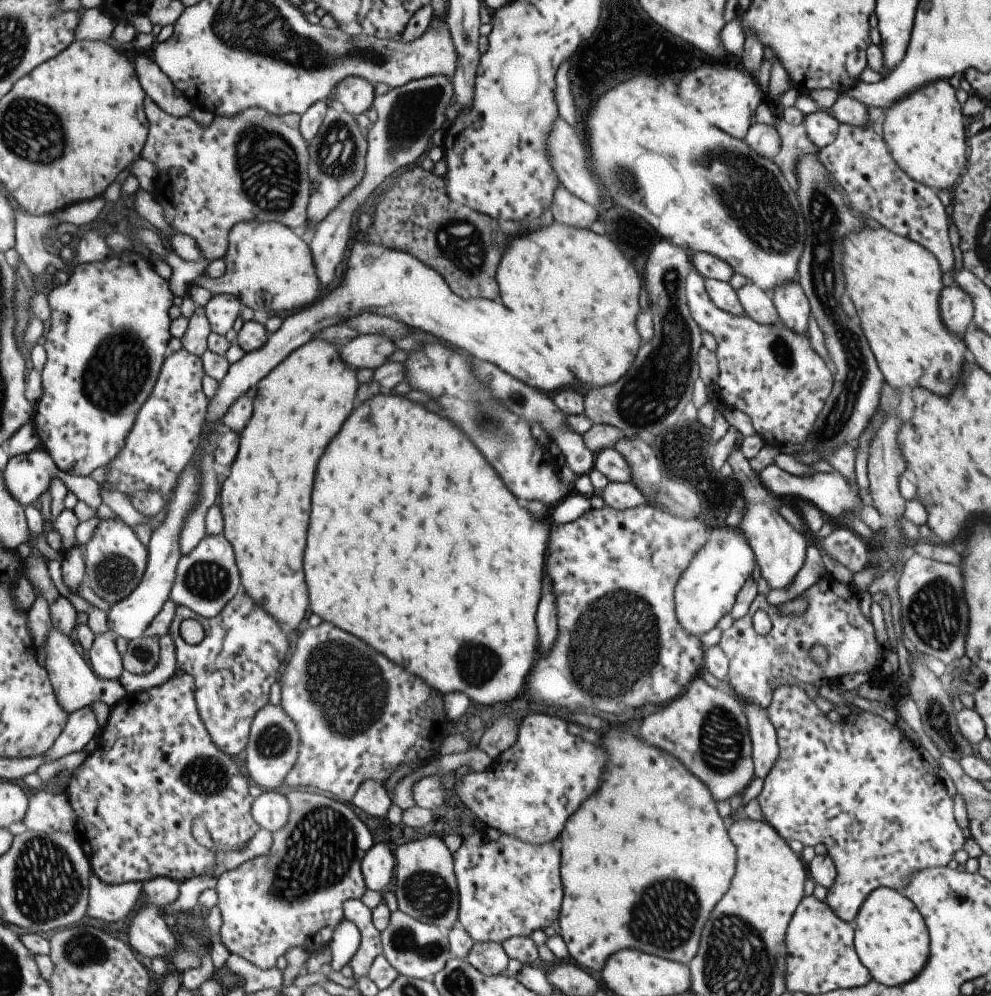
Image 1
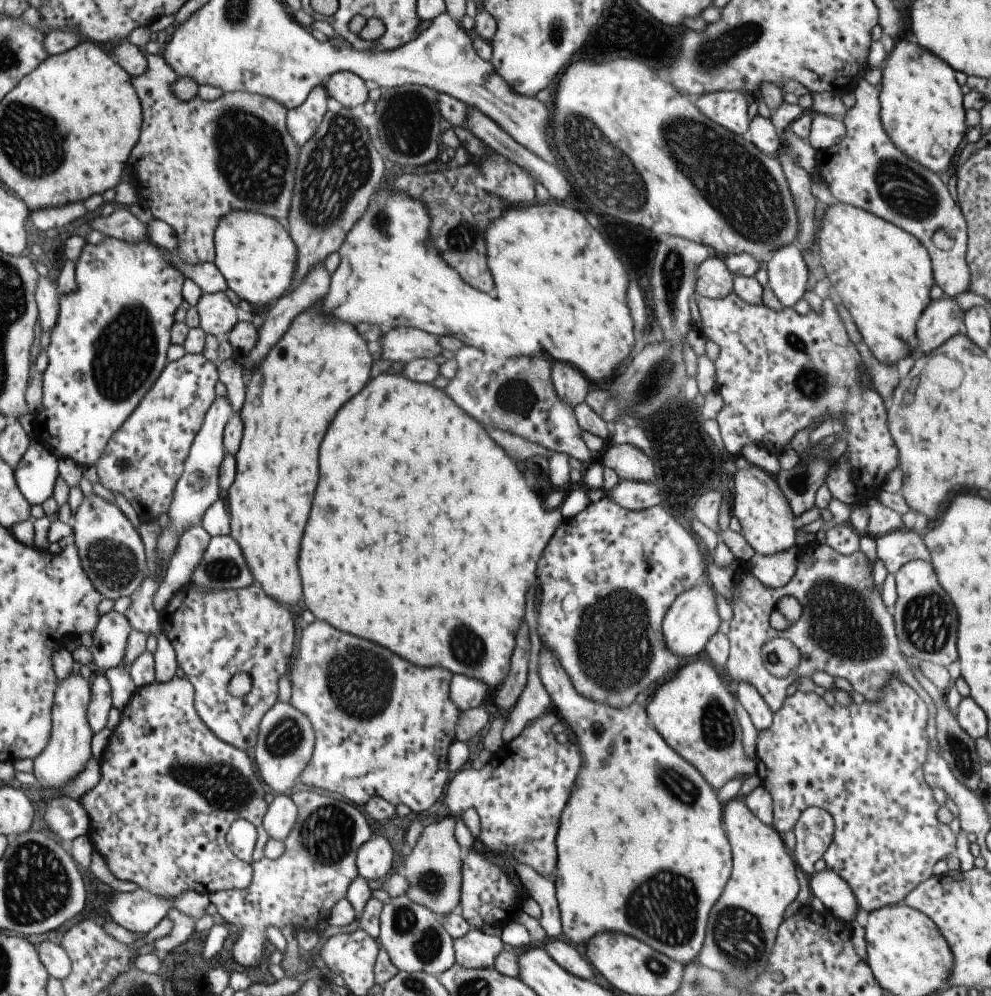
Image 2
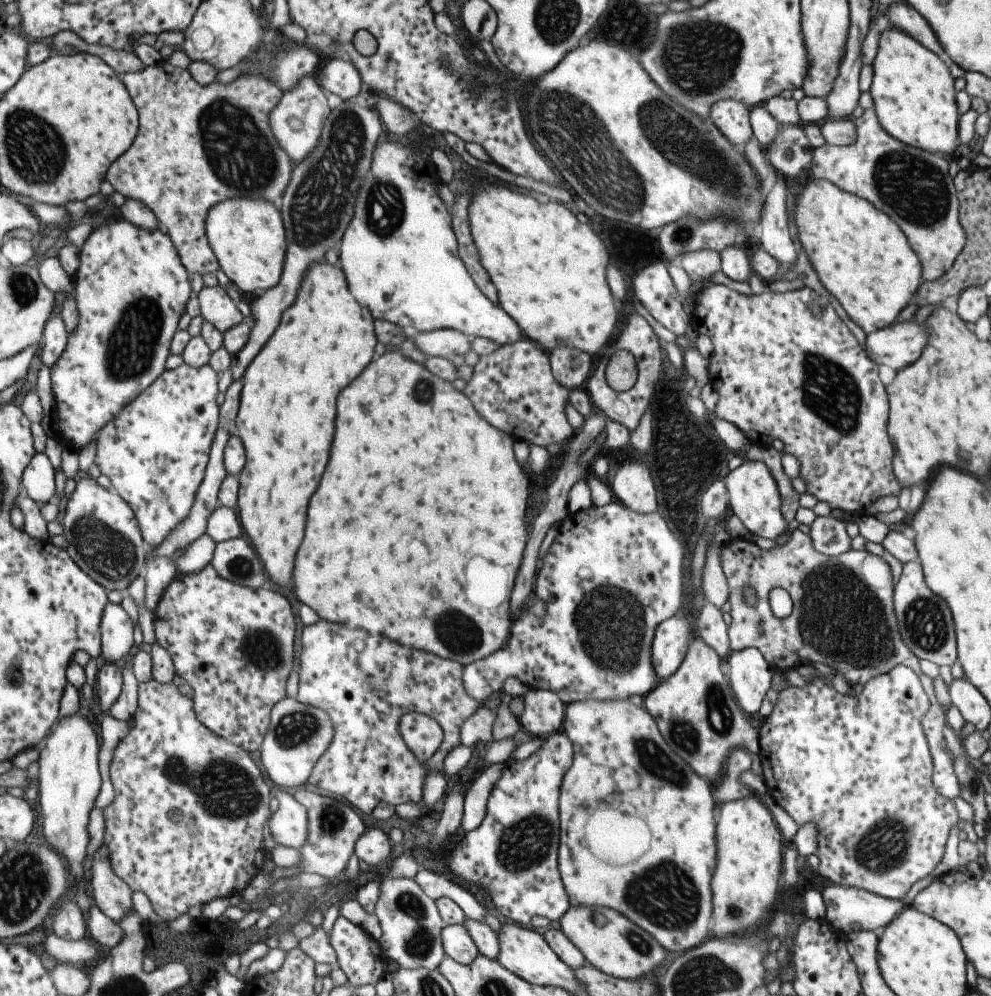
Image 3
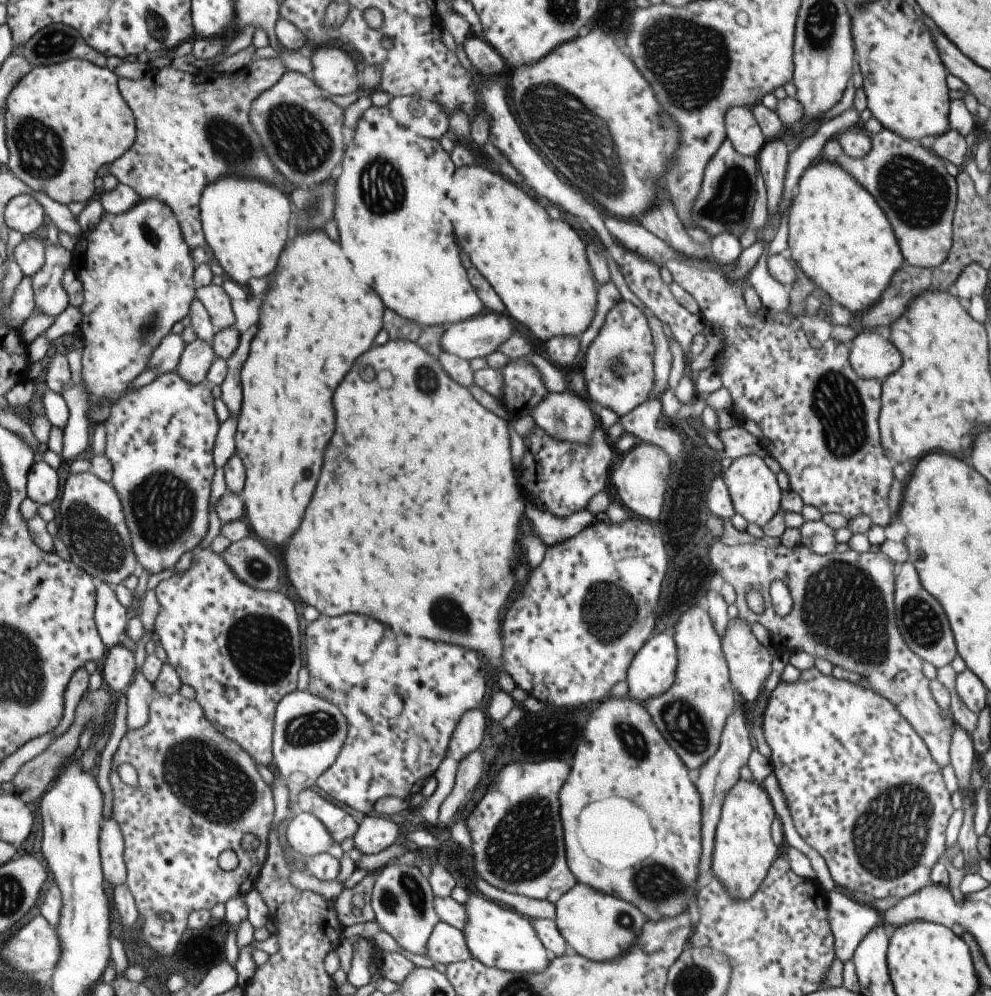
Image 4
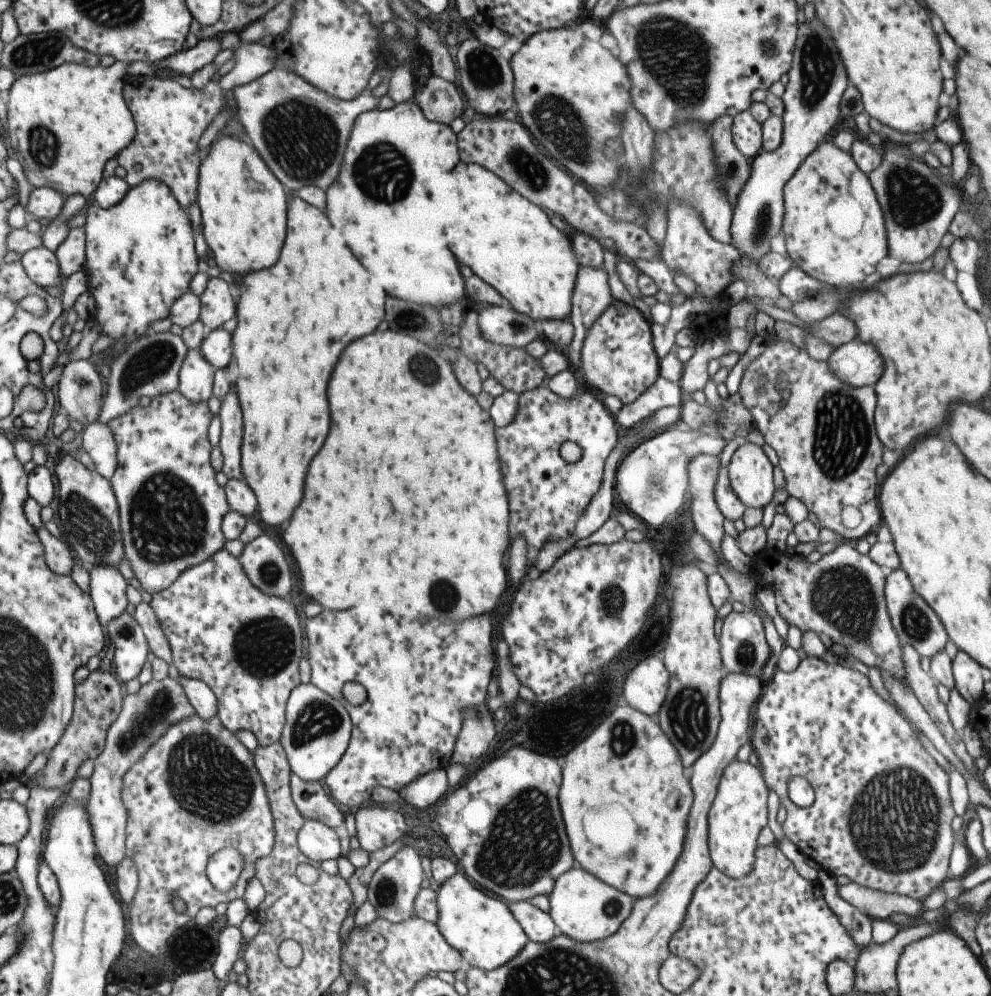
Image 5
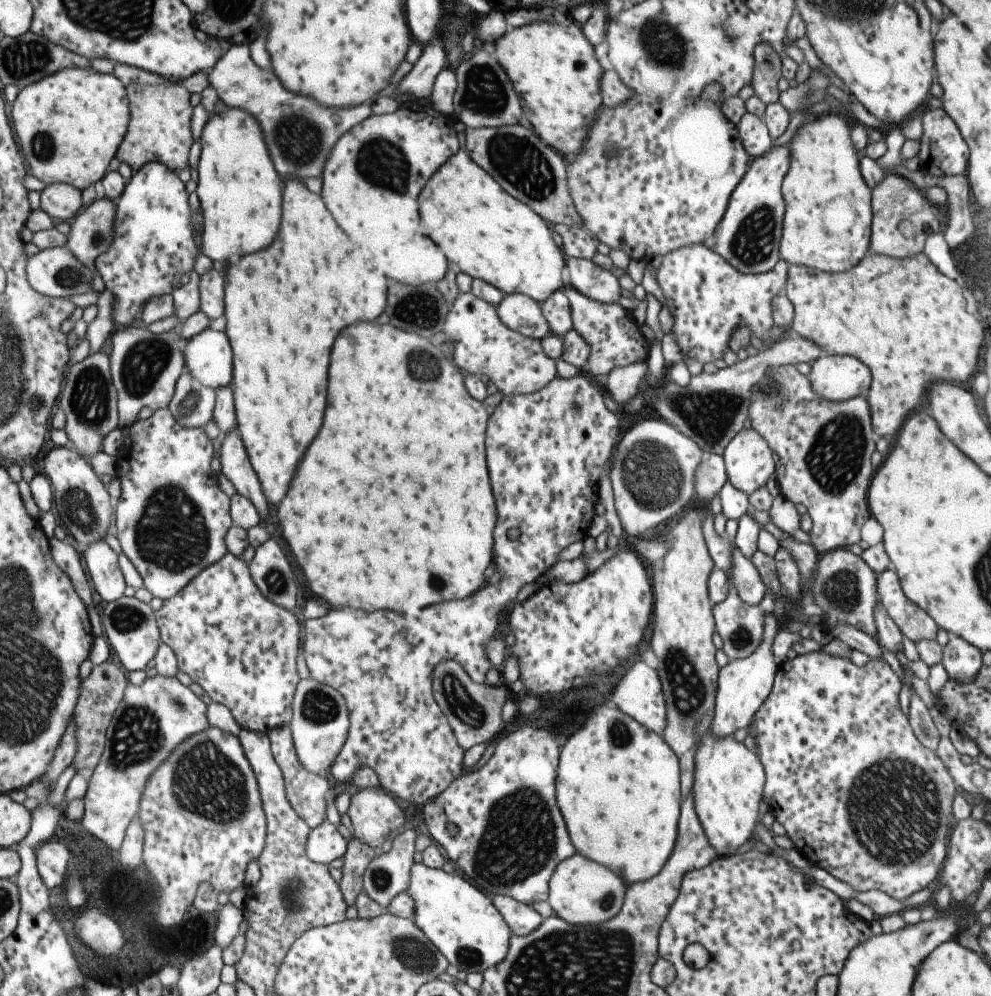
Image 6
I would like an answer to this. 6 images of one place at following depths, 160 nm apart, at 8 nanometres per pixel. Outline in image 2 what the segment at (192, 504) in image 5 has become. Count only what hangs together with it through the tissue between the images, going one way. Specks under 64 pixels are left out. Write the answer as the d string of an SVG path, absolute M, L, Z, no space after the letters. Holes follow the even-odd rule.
M185 353L181 358L165 364L151 389L141 398L139 405L127 416L119 430L111 434L103 454L95 462L94 468L101 486L113 494L121 494L141 520L154 520L159 514L169 510L173 488L183 471L183 460L187 457L197 430L201 428L207 408L215 398L214 386L218 380L216 366L217 364L205 360L201 353Z

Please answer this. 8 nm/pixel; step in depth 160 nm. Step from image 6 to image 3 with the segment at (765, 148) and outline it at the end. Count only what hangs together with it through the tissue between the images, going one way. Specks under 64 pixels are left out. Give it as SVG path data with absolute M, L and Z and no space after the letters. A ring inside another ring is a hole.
M731 99L718 100L709 110L710 121L732 145L742 147L751 138L749 108L743 103Z

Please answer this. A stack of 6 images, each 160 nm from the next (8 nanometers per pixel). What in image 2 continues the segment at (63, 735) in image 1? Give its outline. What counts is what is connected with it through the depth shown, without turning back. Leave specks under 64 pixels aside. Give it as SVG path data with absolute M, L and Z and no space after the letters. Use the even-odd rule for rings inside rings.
M103 674L93 676L91 681L90 702L85 712L87 726L91 728L91 734L95 734L105 728L107 713L112 707L109 684Z

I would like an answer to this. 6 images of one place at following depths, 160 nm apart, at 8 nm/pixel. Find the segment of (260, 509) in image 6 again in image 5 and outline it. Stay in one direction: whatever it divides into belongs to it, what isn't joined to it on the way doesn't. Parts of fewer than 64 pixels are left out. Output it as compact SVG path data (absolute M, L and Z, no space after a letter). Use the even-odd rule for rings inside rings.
M230 384L230 391L222 398L219 409L221 426L218 449L222 456L222 472L228 479L243 480L240 467L240 446L242 441L242 412Z

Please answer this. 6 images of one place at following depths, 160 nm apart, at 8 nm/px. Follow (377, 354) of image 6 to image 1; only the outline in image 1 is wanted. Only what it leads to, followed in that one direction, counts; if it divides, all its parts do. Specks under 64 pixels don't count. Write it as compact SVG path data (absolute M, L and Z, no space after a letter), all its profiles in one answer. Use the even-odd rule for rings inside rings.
M377 394L361 402L343 422L339 434L331 440L325 454L319 458L313 492L311 492L311 526L305 548L305 582L309 588L309 610L321 620L337 628L347 626L347 632L365 640L391 662L403 666L407 672L419 676L442 695L463 693L471 702L489 706L495 702L513 700L524 682L535 658L535 608L541 596L543 556L553 524L548 515L533 516L517 506L517 498L503 486L495 470L481 456L469 438L451 420L427 412L421 404L409 402L397 394Z

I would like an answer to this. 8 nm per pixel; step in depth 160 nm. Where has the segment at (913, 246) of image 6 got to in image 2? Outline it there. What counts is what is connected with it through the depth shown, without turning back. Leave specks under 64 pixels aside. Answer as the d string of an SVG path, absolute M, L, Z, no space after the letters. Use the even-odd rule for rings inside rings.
M864 78L858 80L852 92L855 95L853 108L841 118L845 135L834 146L818 153L815 176L828 186L831 197L841 204L849 204L861 208L883 222L889 222L915 237L928 252L934 284L942 290L941 298L945 299L960 292L967 292L970 274L964 259L966 251L967 222L960 208L951 199L947 185L943 184L939 174L912 161L906 154L899 152L882 130L879 119L879 84L868 84Z

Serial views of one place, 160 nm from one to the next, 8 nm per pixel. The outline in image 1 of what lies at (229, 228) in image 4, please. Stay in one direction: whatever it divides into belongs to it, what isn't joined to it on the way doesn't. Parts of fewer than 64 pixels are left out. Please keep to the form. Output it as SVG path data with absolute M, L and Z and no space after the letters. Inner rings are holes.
M247 221L231 226L226 234L226 251L222 258L225 263L225 272L216 279L209 279L201 276L195 278L187 286L201 286L209 290L211 295L215 293L232 294L241 306L255 310L259 308L267 314L270 312L289 312L293 308L307 306L317 298L317 282L311 260L309 247L305 245L301 238L297 237L289 227L277 221Z

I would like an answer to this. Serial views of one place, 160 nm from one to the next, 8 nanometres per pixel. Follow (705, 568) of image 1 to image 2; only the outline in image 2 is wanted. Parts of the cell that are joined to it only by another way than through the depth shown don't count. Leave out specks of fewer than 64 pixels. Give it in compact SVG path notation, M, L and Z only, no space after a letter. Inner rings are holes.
M705 574L693 586L689 586L687 590L675 596L675 600L669 606L661 622L663 642L667 650L671 650L673 656L683 661L698 658L702 656L707 640L718 631L720 622L719 614L717 614L717 592Z

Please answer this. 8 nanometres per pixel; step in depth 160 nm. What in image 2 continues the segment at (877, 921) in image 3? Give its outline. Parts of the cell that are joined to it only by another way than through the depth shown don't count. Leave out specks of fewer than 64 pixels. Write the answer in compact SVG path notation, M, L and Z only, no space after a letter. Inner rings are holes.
M828 869L814 872L809 887L812 896L821 901L827 912L831 912L835 918L848 922L857 913L857 902L849 886L835 872Z

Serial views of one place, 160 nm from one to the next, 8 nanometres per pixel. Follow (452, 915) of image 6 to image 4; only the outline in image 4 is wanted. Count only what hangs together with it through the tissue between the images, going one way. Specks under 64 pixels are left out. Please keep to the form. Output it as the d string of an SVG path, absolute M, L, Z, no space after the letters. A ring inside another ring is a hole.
M470 891L467 892L465 903L461 906L466 919L460 932L472 959L484 967L500 971L540 973L549 968L551 954L537 938L527 917L509 906Z

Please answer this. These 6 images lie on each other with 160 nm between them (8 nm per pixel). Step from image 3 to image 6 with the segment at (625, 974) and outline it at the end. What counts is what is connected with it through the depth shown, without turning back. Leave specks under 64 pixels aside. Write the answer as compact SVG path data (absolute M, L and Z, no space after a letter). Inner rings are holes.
M573 853L555 865L548 880L547 902L553 912L572 925L600 924L613 918L621 908L626 884L606 866Z

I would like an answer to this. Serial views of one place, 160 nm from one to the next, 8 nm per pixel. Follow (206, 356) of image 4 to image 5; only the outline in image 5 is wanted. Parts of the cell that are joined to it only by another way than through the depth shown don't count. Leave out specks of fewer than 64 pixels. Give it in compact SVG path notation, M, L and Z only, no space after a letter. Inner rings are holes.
M189 350L178 370L177 391L192 405L206 404L212 396L213 371L198 350Z

